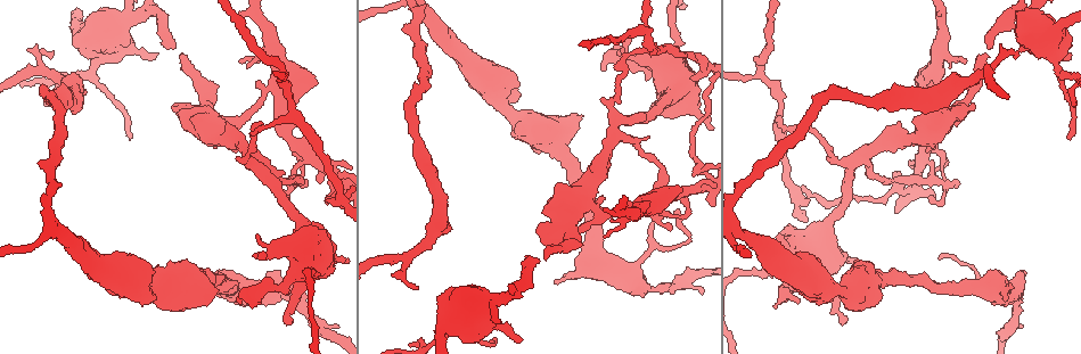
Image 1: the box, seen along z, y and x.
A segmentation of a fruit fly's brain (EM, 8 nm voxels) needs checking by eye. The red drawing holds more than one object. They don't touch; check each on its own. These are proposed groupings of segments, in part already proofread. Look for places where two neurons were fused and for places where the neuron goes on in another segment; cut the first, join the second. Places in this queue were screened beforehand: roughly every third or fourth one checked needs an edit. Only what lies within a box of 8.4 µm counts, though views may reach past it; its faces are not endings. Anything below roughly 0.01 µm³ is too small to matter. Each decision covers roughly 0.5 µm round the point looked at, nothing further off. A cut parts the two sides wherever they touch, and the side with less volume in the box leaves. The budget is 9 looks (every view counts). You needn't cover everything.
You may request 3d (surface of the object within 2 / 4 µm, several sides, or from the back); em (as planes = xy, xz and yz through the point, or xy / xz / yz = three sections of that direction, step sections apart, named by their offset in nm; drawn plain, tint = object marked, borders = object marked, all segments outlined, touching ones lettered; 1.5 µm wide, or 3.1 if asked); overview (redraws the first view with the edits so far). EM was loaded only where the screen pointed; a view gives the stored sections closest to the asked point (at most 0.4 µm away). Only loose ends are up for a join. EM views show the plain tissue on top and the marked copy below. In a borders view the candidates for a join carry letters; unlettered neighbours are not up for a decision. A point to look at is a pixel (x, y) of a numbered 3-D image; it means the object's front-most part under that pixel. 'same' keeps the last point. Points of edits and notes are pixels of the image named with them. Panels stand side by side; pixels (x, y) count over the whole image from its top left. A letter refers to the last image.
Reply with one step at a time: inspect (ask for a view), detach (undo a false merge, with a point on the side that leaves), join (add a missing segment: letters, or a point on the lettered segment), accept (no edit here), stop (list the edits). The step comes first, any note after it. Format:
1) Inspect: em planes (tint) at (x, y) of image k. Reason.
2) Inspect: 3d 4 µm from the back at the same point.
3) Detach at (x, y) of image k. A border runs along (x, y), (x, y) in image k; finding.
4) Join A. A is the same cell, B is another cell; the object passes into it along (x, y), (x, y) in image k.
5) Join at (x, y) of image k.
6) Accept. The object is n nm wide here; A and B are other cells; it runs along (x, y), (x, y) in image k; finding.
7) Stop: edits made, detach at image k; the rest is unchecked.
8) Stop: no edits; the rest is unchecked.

Inspect: 3d 2 µm at (190, 119) of image 1.

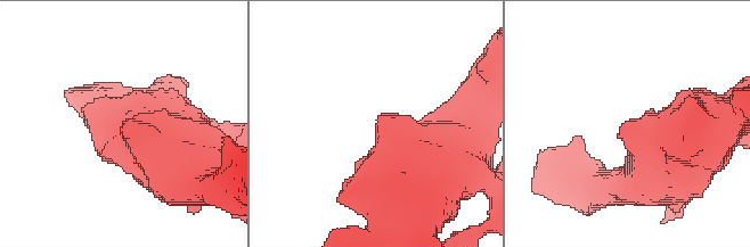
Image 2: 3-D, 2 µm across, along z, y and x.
Inspect: em yz step 8 (borders) at (620, 128) of image 2.

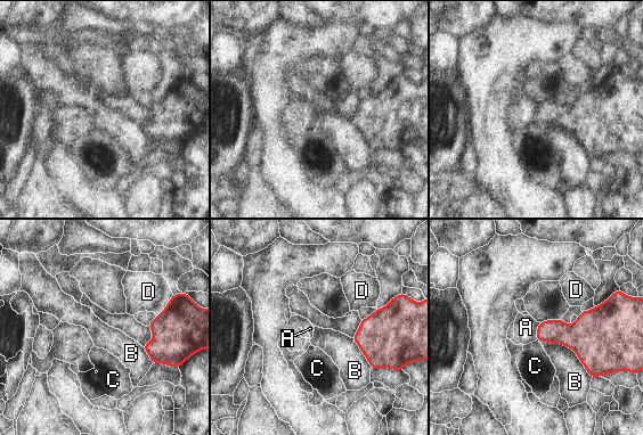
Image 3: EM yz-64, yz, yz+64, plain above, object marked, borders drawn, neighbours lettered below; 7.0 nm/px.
Accept. The longest contact is with B, 460 nm; A, B, C and D are other cells; no lettered segment goes on from it.

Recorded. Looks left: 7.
Inspect: em xy step 8 (borders) at (241, 62) of image 1. Free end.

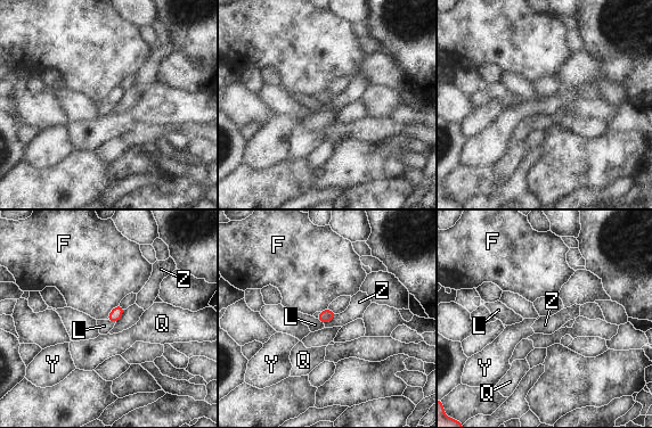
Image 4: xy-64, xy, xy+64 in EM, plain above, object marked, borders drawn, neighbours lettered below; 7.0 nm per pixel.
Accept. F, L, Q, Y and Z are other cells; a border runs along (107, 319), (115, 322) in image 4; none of them fits.

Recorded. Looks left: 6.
Inspect: em planes (borders) at (779, 114) of image 1. Sharp bend.

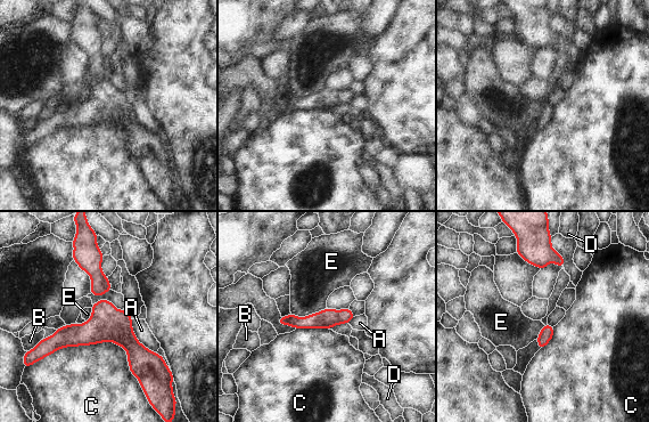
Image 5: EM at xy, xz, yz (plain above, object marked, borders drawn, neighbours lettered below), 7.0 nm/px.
Accept. The object is 140 nm wide here; A, B, C, D and E are other cells; a border runs along (42, 358), (113, 341), (145, 392) in image 5; continuous, no second neuron.

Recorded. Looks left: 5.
Inspect: 3d 4 µm at (653, 223) of image 1. Tapers out.

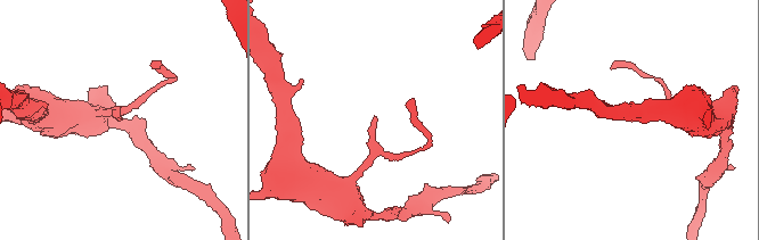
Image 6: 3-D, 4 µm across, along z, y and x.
Inspect: em planes (borders) at (120, 119) of image 6.

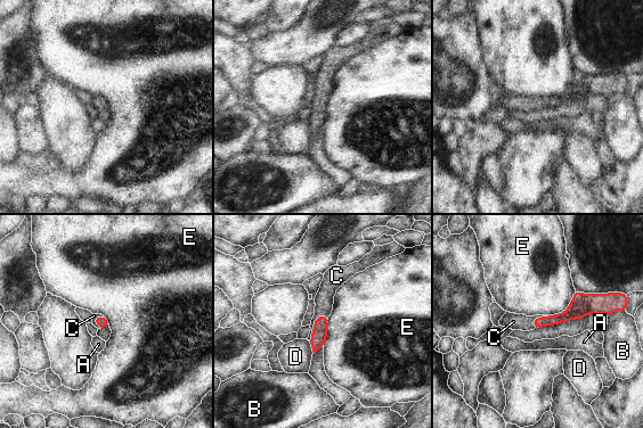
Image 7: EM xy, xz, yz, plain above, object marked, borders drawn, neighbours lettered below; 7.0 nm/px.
Join C. C is the same cell, A, B, D and E are other cells; the object passes into it along (319, 332), (314, 327), (324, 299) in image 7; the neuron continues.

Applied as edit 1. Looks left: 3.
Stop: edits made, join at image 7; the rest is unchecked.

